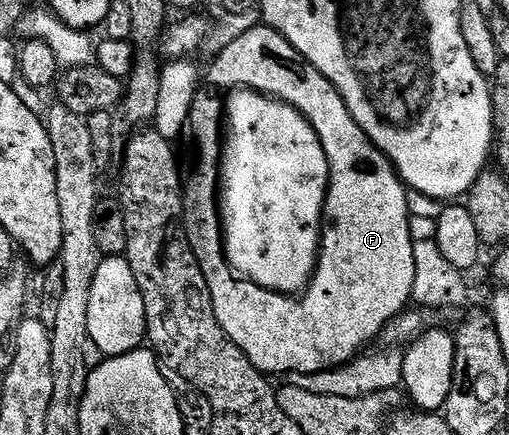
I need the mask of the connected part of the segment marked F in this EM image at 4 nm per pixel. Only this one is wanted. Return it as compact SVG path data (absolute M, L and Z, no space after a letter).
M265 23L255 24L253 29L244 31L244 35L221 46L217 52L218 58L210 65L210 81L216 88L225 91L235 87L253 89L255 93L286 101L293 109L304 114L324 147L324 155L330 164L330 186L326 189L326 211L317 252L318 263L304 296L277 293L239 277L226 259L220 212L218 168L222 160L220 138L224 133L224 101L223 98L209 97L206 91L199 92L192 103L188 133L194 136L195 163L202 169L210 170L206 177L199 179L198 185L190 180L185 182L182 206L186 238L200 263L200 271L204 271L216 319L220 327L224 327L224 335L228 335L228 339L232 339L232 343L236 343L236 347L240 347L240 351L244 351L250 362L264 374L324 372L346 365L365 350L362 348L369 341L378 341L386 325L409 306L406 304L411 304L416 283L416 237L410 234L412 214L408 190L395 173L394 166L371 143L368 135L364 135L360 123L352 119L340 91L336 91L336 87L332 87L332 83L328 83L328 79L324 79L324 75L320 75L320 71L316 71L316 67L312 67L312 63L308 63L304 55L300 55L300 51L296 51L296 47L292 47L292 43L288 43L288 39L284 39L284 35L277 33L273 27Z

